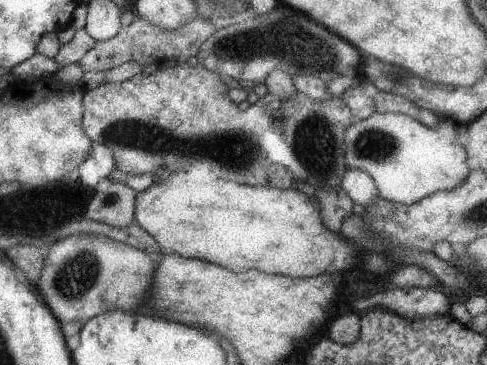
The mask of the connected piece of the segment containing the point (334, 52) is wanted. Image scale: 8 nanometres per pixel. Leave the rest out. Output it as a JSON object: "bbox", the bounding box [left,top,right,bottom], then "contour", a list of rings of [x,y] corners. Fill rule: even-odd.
{"bbox":[197,6,360,84],"contour":[[[278,6],[268,14],[218,29],[202,44],[197,58],[204,68],[232,76],[241,84],[264,83],[267,75],[276,70],[291,77],[312,74],[328,83],[341,73],[356,74],[360,64],[360,52],[352,44],[290,6]]]}

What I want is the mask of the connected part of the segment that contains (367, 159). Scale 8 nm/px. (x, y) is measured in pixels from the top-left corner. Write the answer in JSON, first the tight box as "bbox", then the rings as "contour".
{"bbox":[344,113,471,205],"contour":[[[373,113],[365,119],[355,119],[344,130],[344,158],[348,169],[358,168],[370,175],[376,183],[381,198],[411,205],[436,191],[454,190],[468,180],[471,165],[467,149],[456,143],[459,137],[458,126],[450,118],[440,118],[435,128],[422,124],[410,115],[402,113]]]}

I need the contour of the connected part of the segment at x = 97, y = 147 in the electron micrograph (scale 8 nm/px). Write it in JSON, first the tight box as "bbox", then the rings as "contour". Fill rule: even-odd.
{"bbox":[78,141,115,189],"contour":[[[92,141],[92,148],[90,148],[86,160],[78,166],[79,182],[82,182],[86,188],[96,189],[98,182],[108,178],[114,168],[115,160],[112,150],[100,142]]]}

